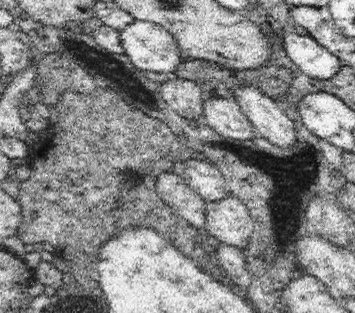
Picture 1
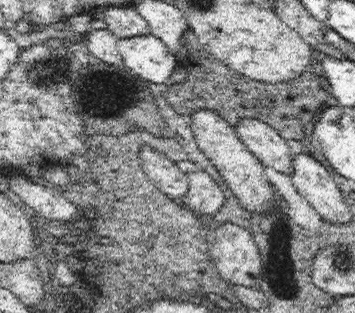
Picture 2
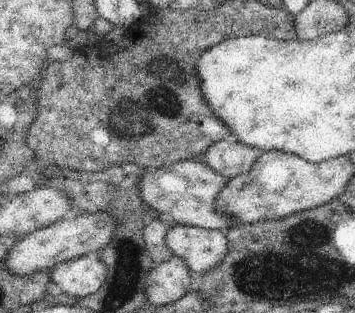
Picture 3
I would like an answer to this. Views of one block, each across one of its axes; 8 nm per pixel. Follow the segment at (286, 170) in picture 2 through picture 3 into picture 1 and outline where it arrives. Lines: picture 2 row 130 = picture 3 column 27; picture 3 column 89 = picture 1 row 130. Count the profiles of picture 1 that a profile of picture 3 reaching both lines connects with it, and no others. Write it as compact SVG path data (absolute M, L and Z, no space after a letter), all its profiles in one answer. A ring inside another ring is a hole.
M212 96L204 100L206 124L216 130L222 138L230 140L252 140L256 138L250 118L242 112L240 104L234 98Z

